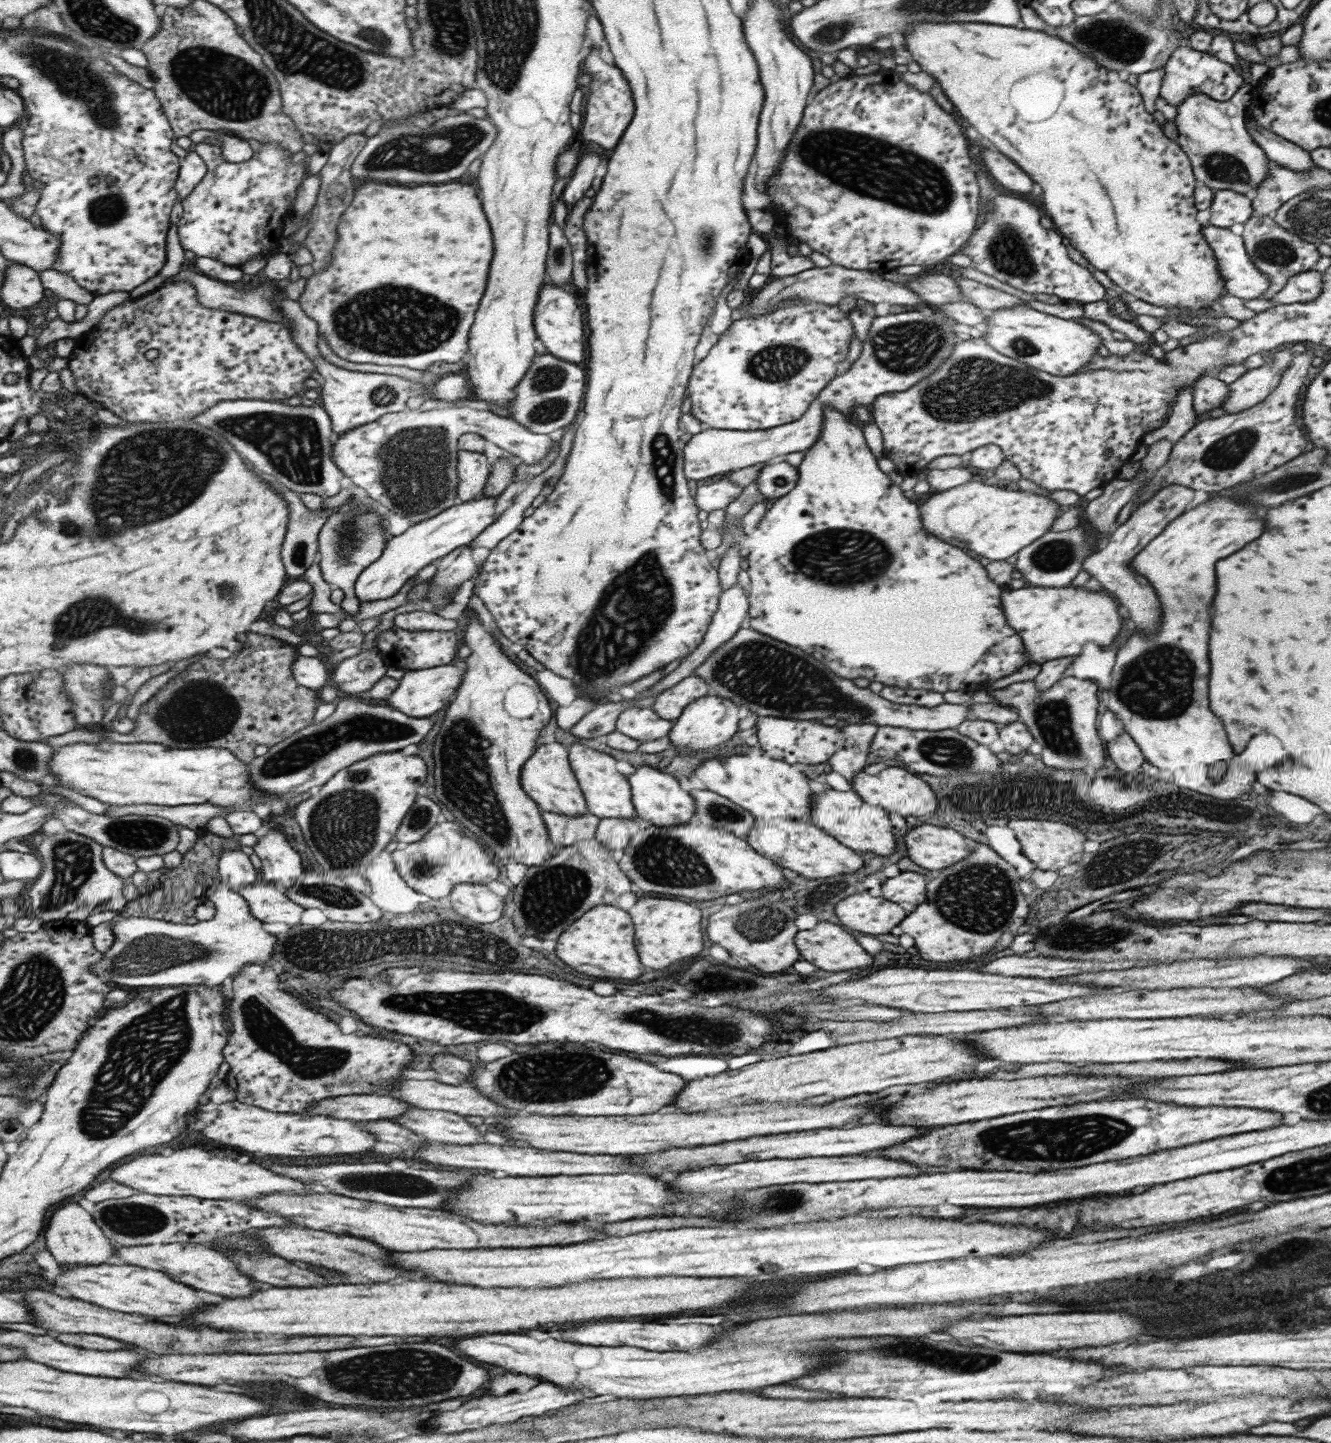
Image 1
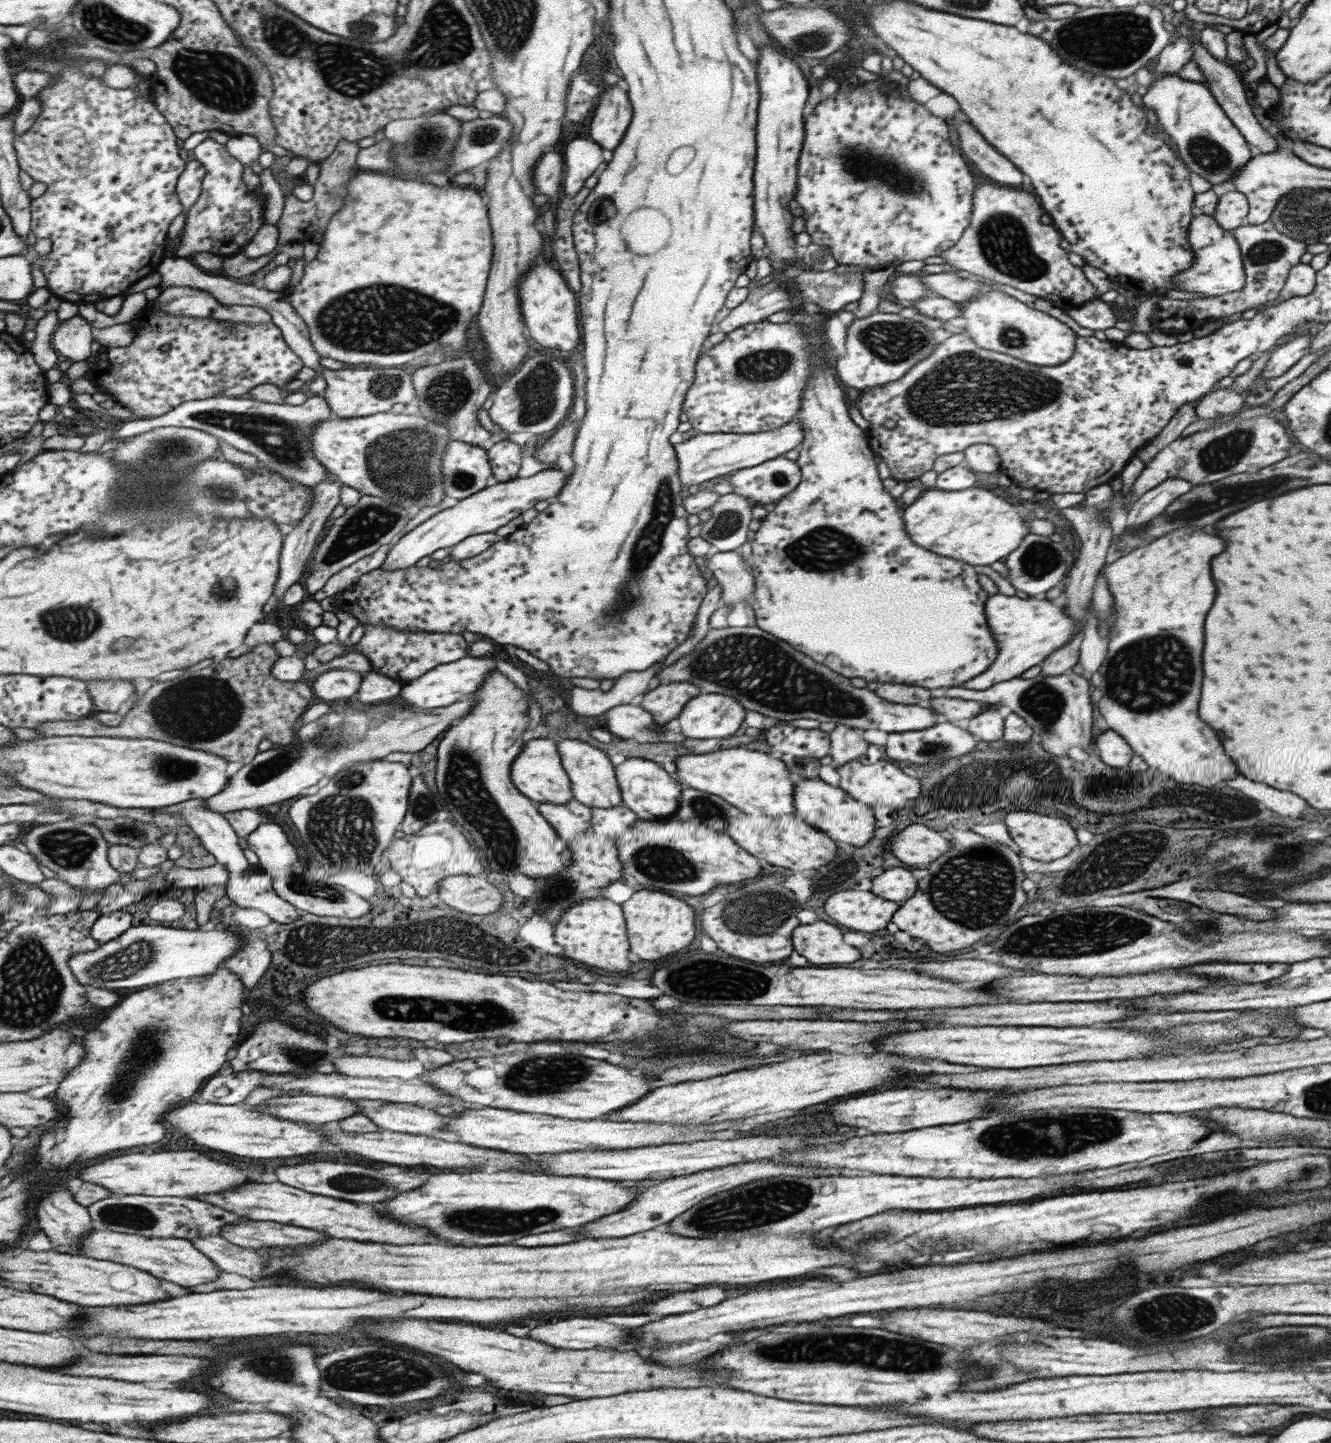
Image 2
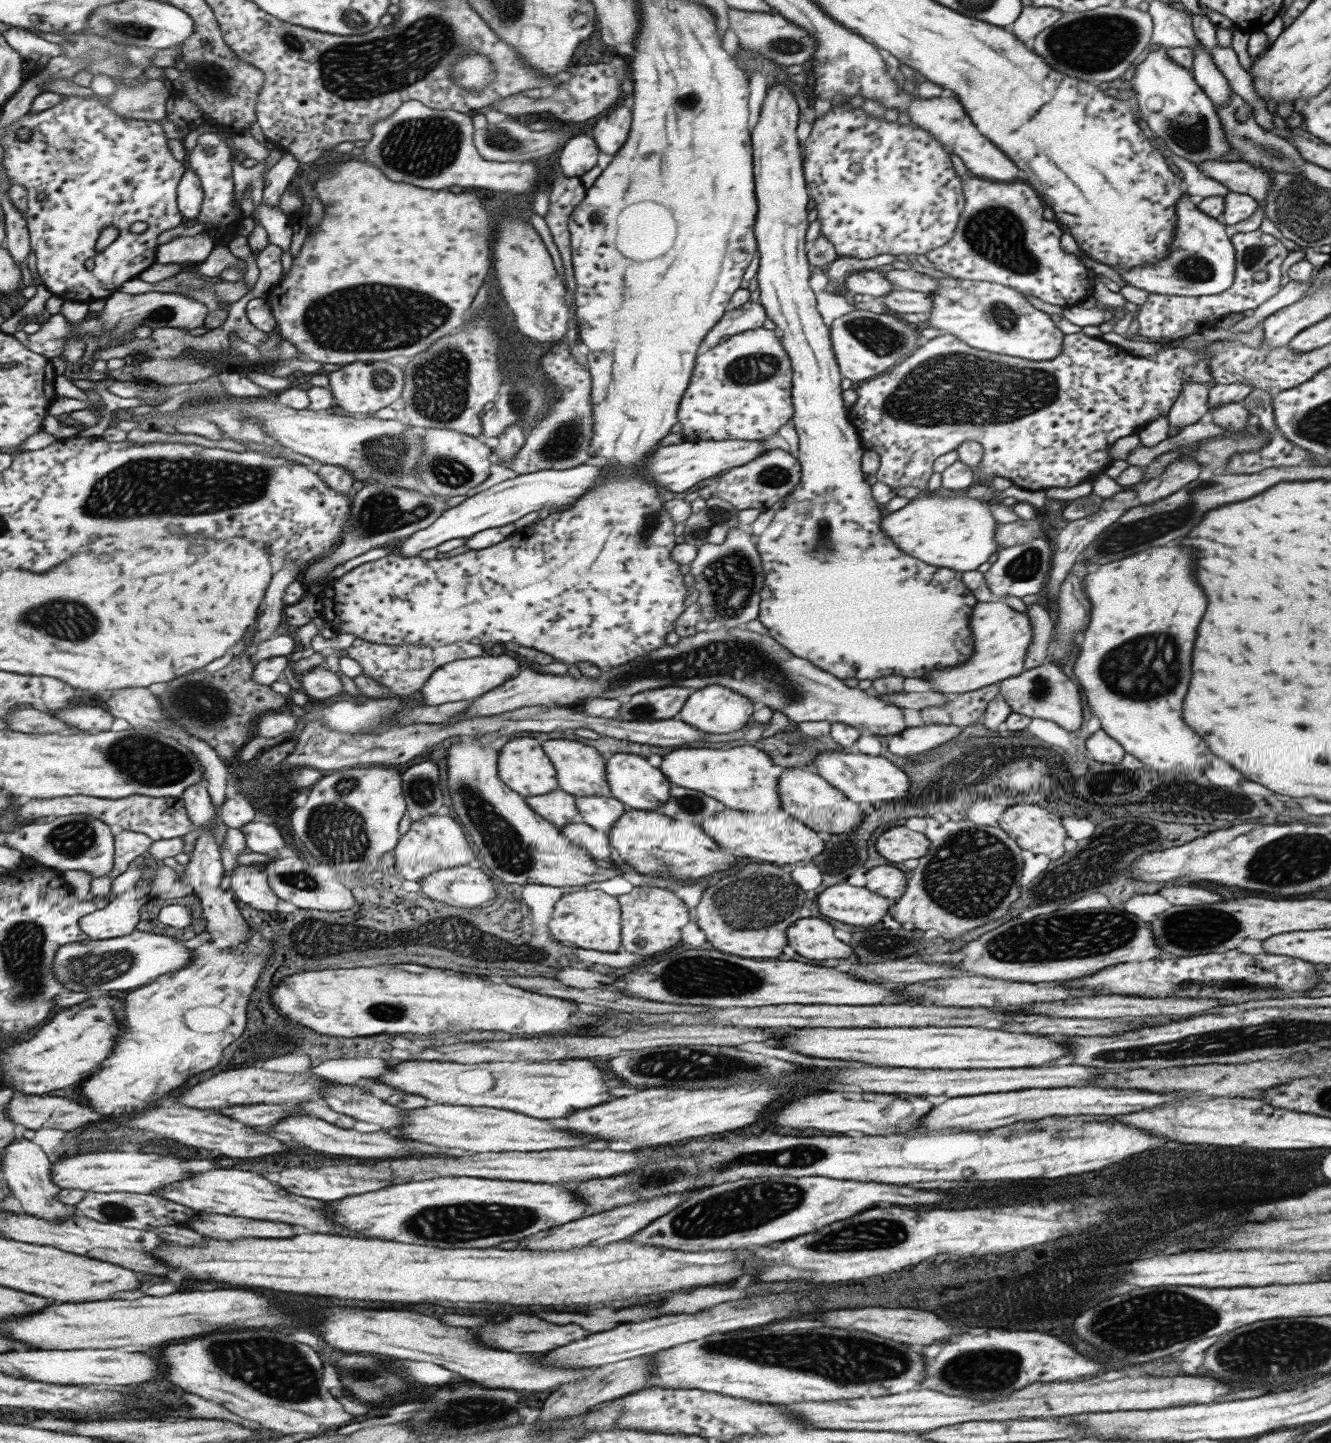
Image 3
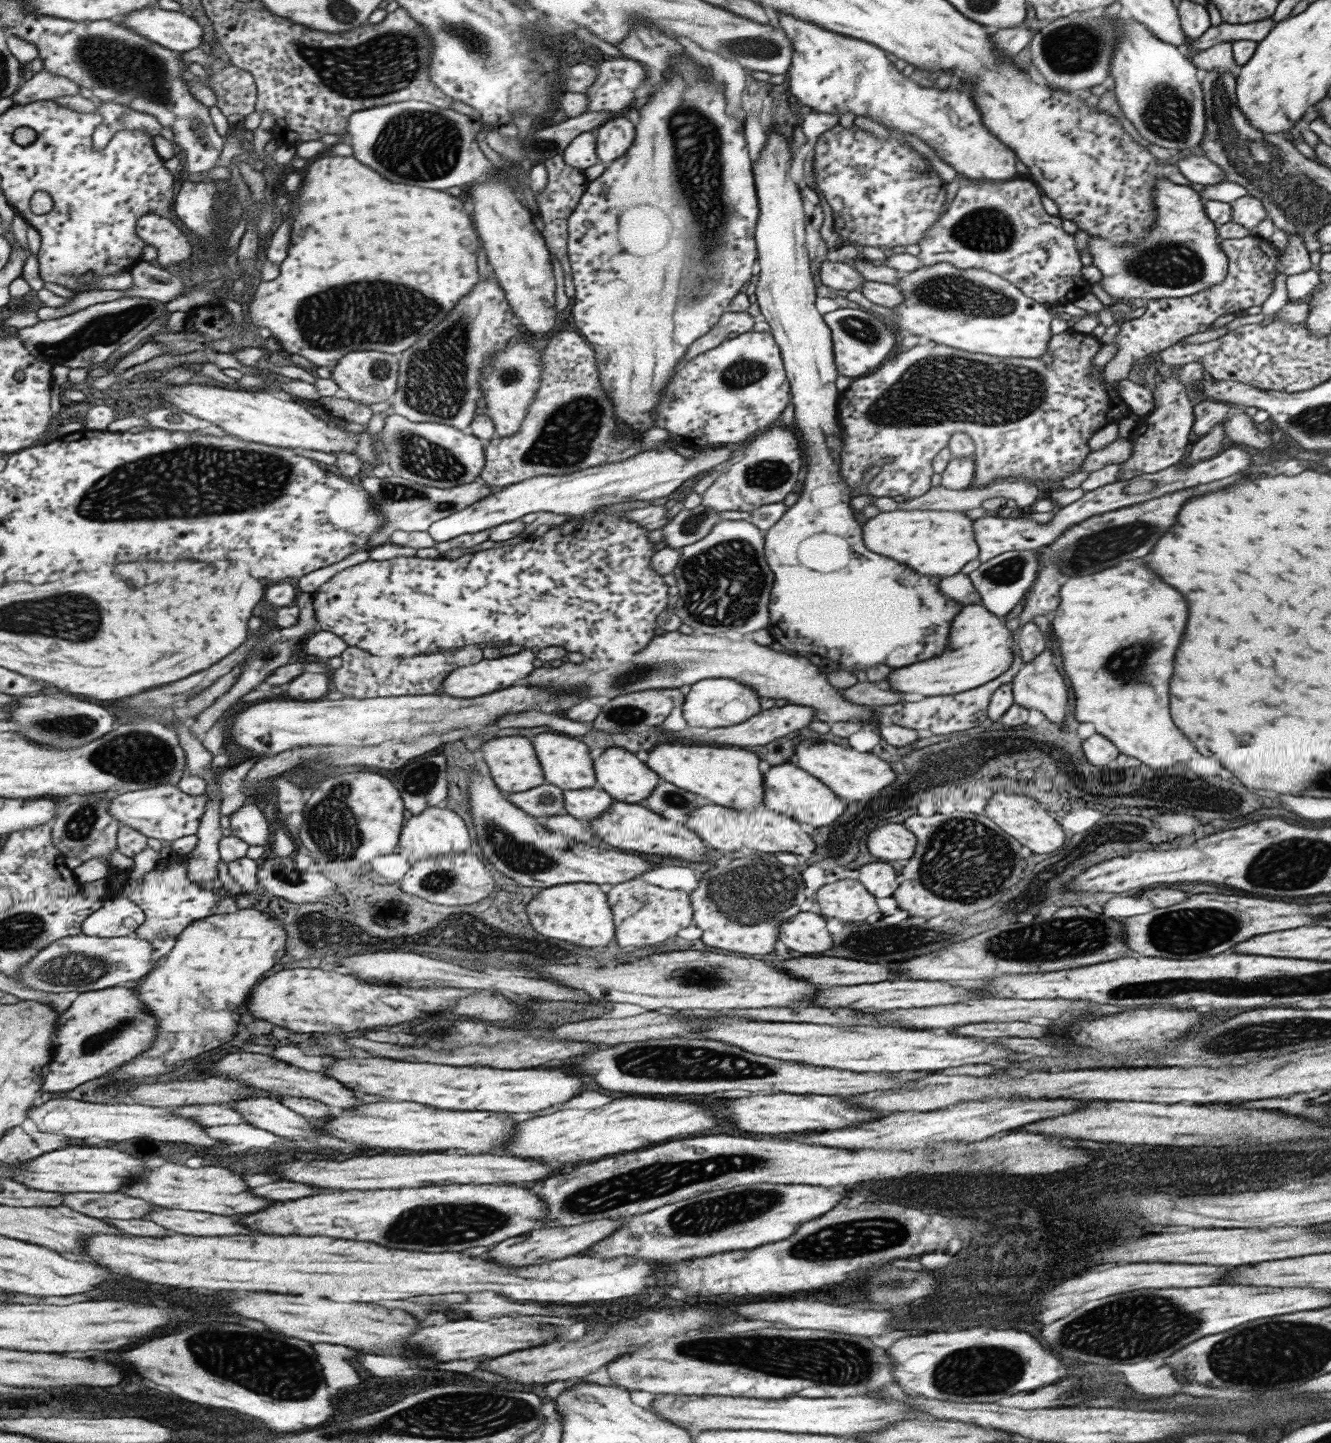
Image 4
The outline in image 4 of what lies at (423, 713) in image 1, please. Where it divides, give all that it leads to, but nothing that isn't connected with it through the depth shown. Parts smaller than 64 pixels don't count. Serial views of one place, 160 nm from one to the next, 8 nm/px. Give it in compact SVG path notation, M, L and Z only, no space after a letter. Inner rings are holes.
M523 650L523 652L517 652L513 656L503 656L503 658L495 658L495 660L481 660L477 664L463 666L463 668L460 666L446 676L439 694L457 698L475 698L475 696L483 696L483 694L507 688L513 682L525 678L533 670L533 658L536 658L533 652Z

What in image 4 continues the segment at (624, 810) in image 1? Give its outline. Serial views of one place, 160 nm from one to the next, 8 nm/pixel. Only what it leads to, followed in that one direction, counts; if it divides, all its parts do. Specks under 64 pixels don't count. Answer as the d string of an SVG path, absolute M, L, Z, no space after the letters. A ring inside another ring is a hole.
M543 732L537 734L533 738L533 750L535 756L541 764L541 772L543 772L543 780L545 783L552 784L563 790L583 790L582 788L596 787L593 769L591 768L591 758L587 754L585 744L567 738L567 736L559 736L559 734L551 734L551 732Z

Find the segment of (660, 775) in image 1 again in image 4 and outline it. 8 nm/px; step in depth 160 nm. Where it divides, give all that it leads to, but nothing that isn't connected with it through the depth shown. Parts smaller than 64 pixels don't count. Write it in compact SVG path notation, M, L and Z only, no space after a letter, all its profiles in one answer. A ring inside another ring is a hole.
M607 748L593 760L596 787L613 801L640 803L651 796L659 778L631 752Z

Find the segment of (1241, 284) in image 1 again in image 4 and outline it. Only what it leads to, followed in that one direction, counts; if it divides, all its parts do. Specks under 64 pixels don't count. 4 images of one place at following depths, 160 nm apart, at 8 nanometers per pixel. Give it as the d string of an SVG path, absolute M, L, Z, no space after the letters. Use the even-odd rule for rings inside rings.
M1158 176L1154 182L1154 223L1142 239L1137 239L1134 245L1129 245L1129 248L1121 248L1121 245L1109 246L1101 237L1089 236L1087 239L1087 250L1091 254L1093 266L1102 275L1098 282L1101 290L1107 292L1111 298L1119 298L1124 302L1131 298L1143 298L1148 301L1149 299L1178 299L1221 284L1227 276L1227 257L1218 246L1216 227L1206 217L1199 193L1187 185L1175 184Z

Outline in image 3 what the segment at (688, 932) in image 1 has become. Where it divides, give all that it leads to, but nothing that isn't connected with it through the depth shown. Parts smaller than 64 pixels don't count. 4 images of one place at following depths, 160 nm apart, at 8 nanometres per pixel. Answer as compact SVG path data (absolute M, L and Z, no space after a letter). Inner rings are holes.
M633 887L627 894L617 895L621 916L621 946L627 952L649 955L673 946L679 930L687 924L685 903L671 891L655 887Z

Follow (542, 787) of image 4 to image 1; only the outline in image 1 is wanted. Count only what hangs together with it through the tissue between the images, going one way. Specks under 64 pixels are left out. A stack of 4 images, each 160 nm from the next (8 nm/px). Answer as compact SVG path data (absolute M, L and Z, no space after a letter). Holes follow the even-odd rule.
M540 811L549 840L555 848L566 847L581 839L593 839L598 818L589 811L570 817Z

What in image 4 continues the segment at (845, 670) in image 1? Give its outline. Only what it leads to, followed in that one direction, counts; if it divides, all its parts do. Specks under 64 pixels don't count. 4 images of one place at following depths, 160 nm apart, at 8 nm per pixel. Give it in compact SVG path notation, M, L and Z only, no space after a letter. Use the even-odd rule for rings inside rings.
M772 128L772 132L768 133L763 148L753 162L752 177L754 178L754 187L758 202L758 217L754 228L754 243L756 247L756 262L759 265L759 274L757 274L757 284L755 286L755 296L760 318L769 325L770 333L772 334L775 344L780 350L780 357L787 378L787 383L790 389L790 402L794 406L794 430L799 436L801 442L802 453L807 459L808 467L803 481L803 489L798 493L797 500L793 505L786 507L783 516L778 518L775 525L769 528L769 531L763 532L764 540L764 559L767 566L771 569L774 581L769 595L769 628L767 632L773 636L775 642L779 642L783 648L795 652L797 656L807 658L811 664L815 664L817 668L831 668L831 666L839 666L839 668L867 668L873 664L887 664L889 668L901 668L919 660L927 660L931 656L937 656L945 650L945 640L947 640L948 632L950 631L951 619L958 614L963 607L963 604L956 600L947 598L944 594L938 591L938 582L941 576L923 576L917 574L914 570L905 568L903 564L897 564L889 558L877 556L873 552L869 552L863 542L861 542L861 522L853 518L853 511L849 508L849 488L843 484L844 480L838 476L838 462L840 459L840 428L836 419L836 402L839 392L835 388L835 380L838 372L834 365L832 355L832 340L829 327L825 325L822 316L815 309L815 286L812 282L812 273L807 258L807 250L805 250L805 227L808 225L803 219L803 206L801 205L801 195L799 189L793 180L789 177L789 164L791 163L791 152L789 152L787 141Z

